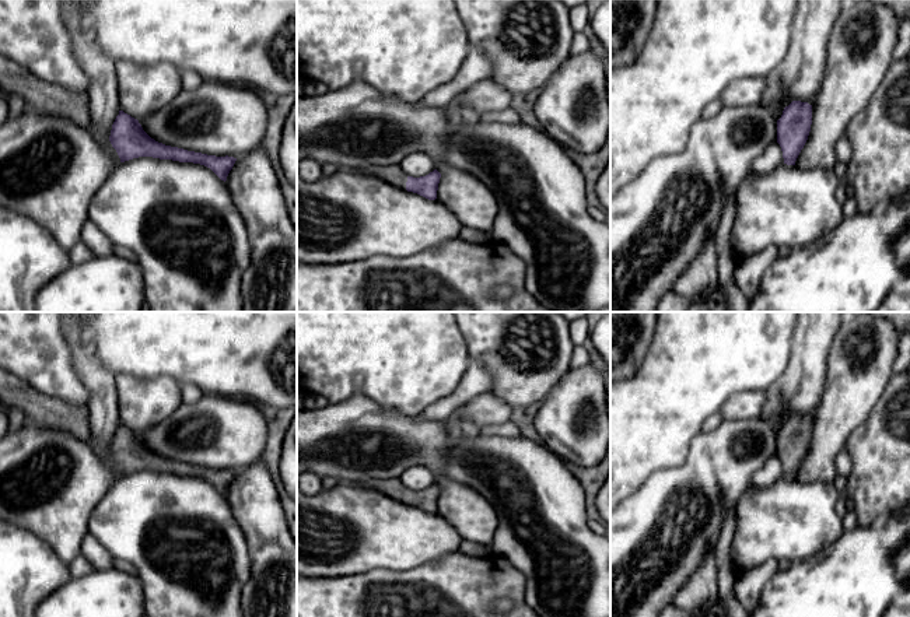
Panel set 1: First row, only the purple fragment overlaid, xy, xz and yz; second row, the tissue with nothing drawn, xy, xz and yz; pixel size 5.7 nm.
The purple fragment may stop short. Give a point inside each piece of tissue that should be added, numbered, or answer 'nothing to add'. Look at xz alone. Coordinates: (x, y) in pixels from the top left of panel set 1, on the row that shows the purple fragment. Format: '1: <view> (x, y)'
1: xz (392, 174)

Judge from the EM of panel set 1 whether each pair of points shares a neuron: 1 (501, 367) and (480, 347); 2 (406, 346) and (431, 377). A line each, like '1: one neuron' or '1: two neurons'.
1: one neuron
2: one neuron

